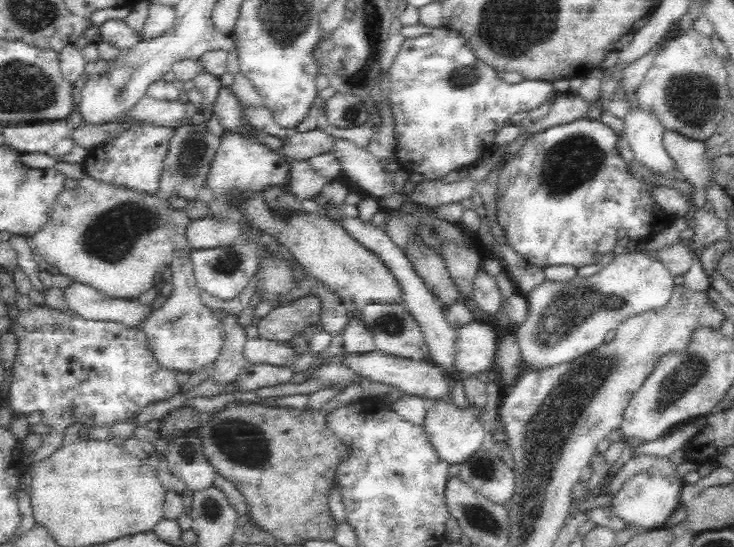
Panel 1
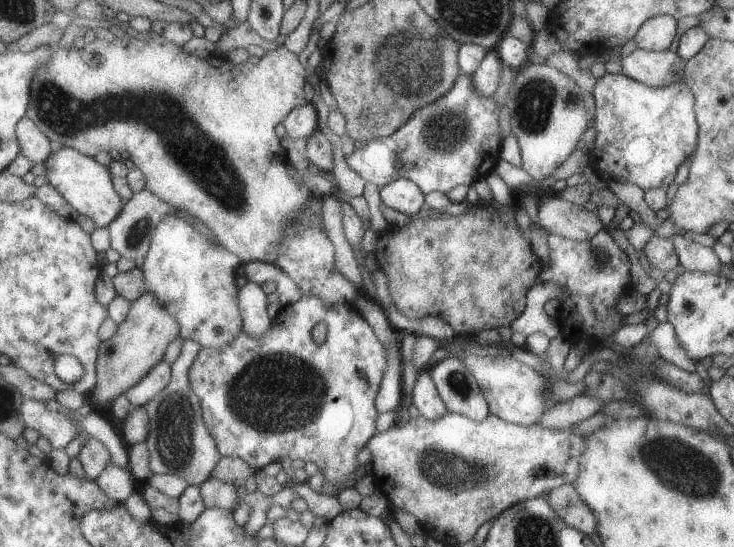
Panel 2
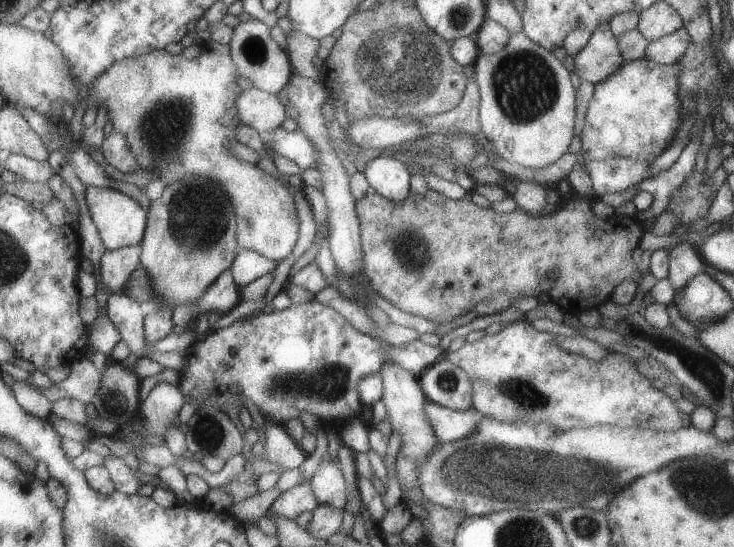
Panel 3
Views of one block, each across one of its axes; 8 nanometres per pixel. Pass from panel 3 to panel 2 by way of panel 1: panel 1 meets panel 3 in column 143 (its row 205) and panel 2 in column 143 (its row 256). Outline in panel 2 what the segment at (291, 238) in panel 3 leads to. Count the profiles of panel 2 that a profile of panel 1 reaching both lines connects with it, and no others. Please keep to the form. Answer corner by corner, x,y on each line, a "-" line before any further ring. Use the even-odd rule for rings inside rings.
153,31
145,34
141,40
127,34
120,34
120,38
113,42
98,38
79,49
73,45
70,48
58,46
56,56
52,56
52,60
38,70
38,76
34,80
33,103
30,104
28,116
52,141
61,143
63,147
80,150
87,156
96,157
98,152
109,153
112,150
121,151
122,154
130,153
137,167
146,174
148,190
160,196
162,200
174,204
176,208
188,208
188,210
192,208
192,212
198,216
198,219
200,218
200,221
204,220
206,224
210,224
212,232
221,245
232,253
238,254
244,265
253,261
277,264
280,260
282,244
286,242
286,228
290,228
290,224
296,224
300,220
300,216
310,208
310,198
313,196
312,190
298,176
298,172
292,172
289,152
282,144
283,138
280,138
276,132
278,124
283,124
294,108
307,104
306,86
308,86
309,74
310,69
303,63
301,56
285,45
278,50
268,52
261,58
261,63
258,65
248,61
235,64
222,54
211,54
206,59
194,56
180,44
175,44

